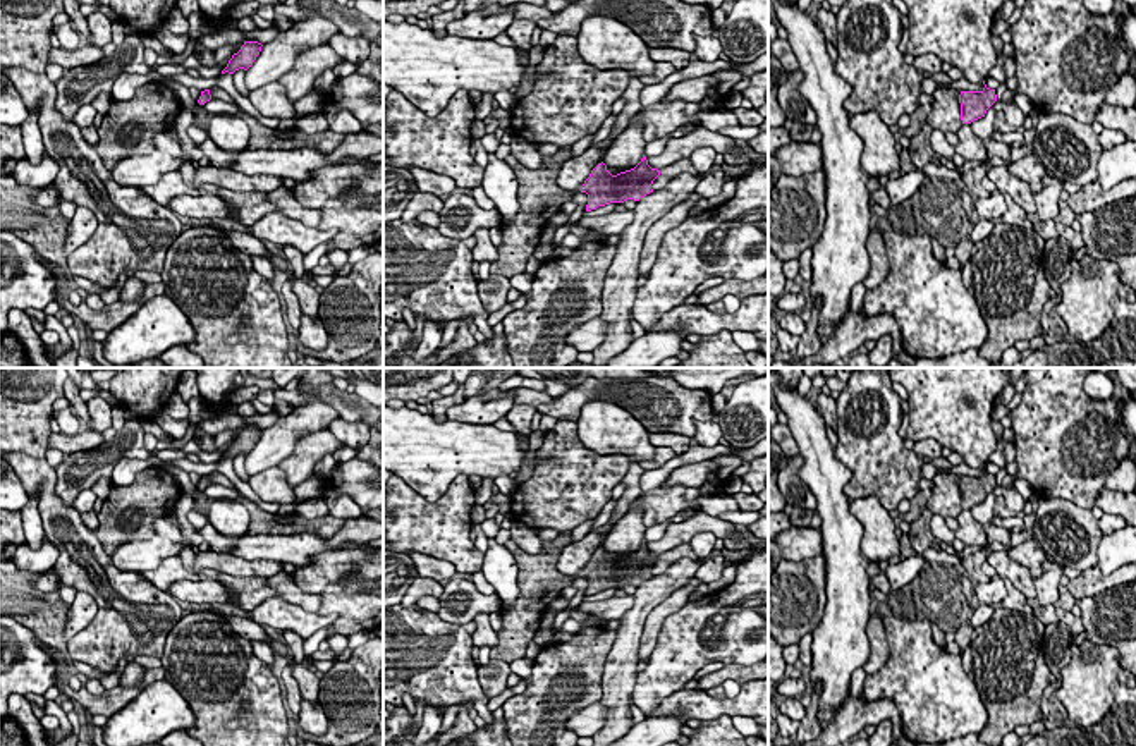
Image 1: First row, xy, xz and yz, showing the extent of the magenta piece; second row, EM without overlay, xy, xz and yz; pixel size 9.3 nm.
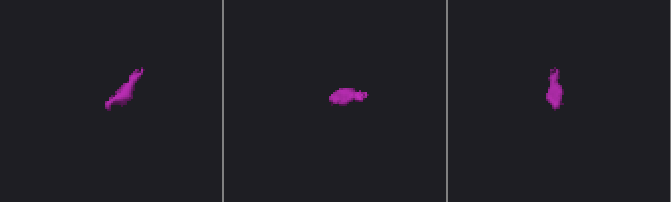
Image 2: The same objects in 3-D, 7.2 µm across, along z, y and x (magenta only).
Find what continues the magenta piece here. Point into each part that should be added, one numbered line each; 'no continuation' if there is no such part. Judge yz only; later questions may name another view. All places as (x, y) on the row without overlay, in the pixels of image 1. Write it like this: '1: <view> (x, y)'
no continuation

